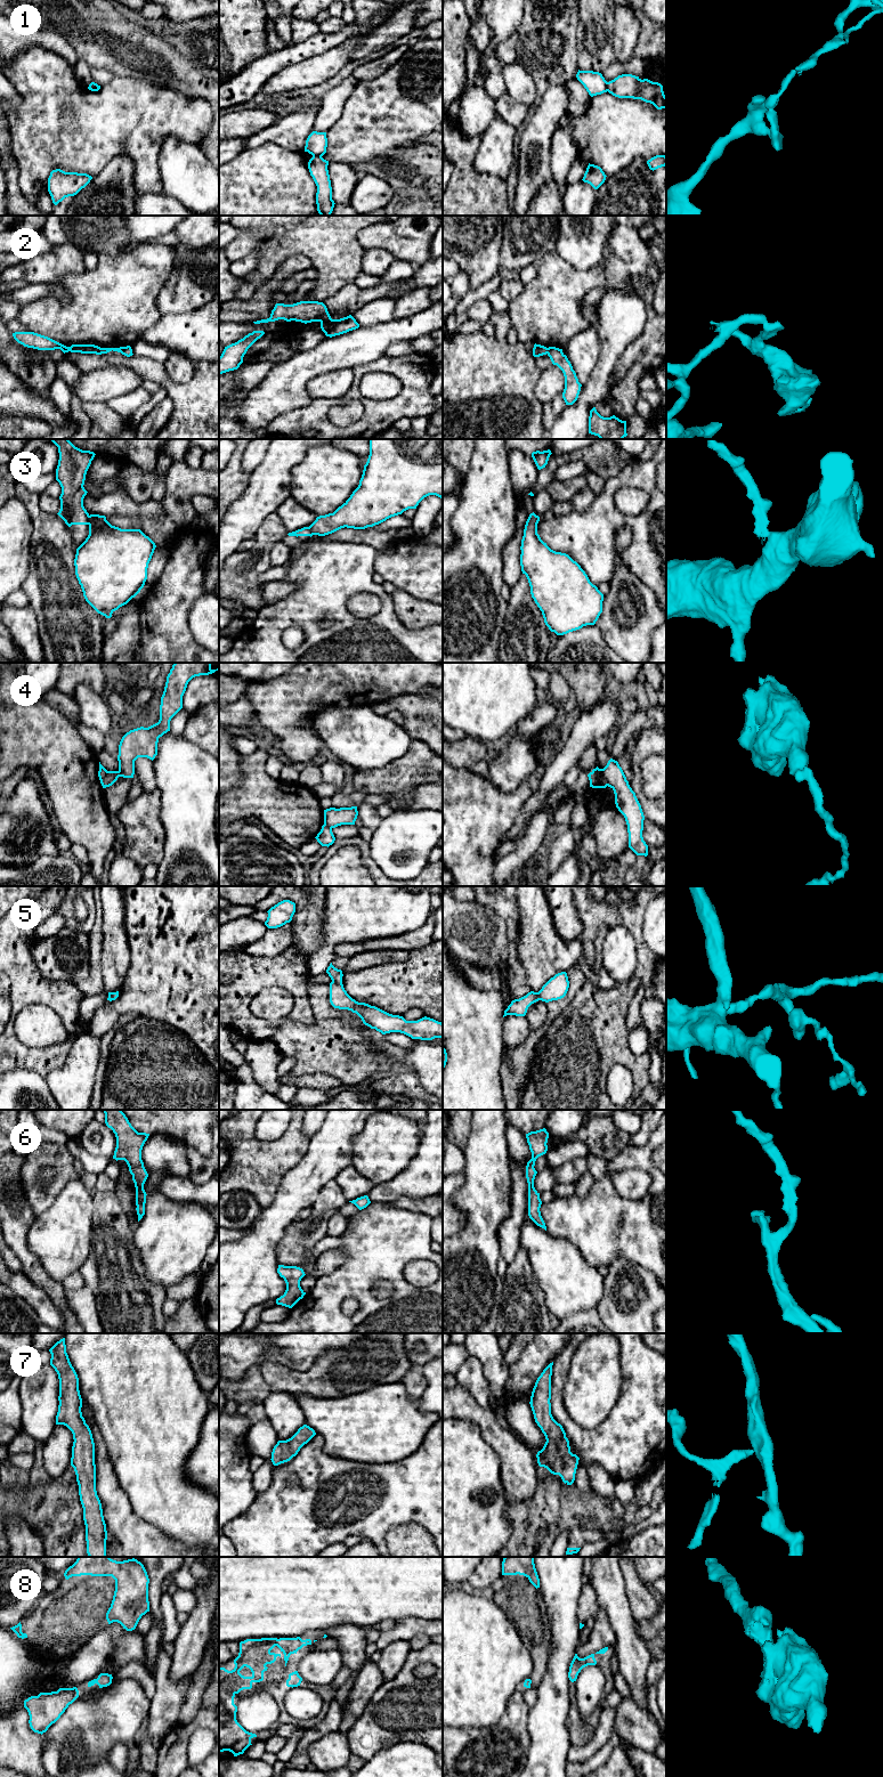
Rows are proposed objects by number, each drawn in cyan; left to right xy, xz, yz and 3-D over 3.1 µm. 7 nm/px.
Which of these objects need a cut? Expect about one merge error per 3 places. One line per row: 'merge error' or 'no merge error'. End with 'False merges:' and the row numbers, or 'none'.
1: merge error
2: merge error
3: merge error
4: merge error
5: no merge error
6: no merge error
7: no merge error
8: no merge error
False merges: 1, 2, 3, 4

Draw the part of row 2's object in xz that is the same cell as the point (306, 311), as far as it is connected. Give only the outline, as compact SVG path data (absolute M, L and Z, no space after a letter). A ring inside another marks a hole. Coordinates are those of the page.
M300 301L293 305L276 303L269 318L253 323L260 324L284 319L286 322L295 320L307 324L311 322L323 322L330 318L331 316L323 302Z

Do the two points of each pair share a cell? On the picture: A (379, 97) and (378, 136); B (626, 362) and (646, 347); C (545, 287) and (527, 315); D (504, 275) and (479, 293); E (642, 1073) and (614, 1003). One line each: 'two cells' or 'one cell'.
A: one cell
B: one cell
C: one cell
D: one cell
E: one cell

